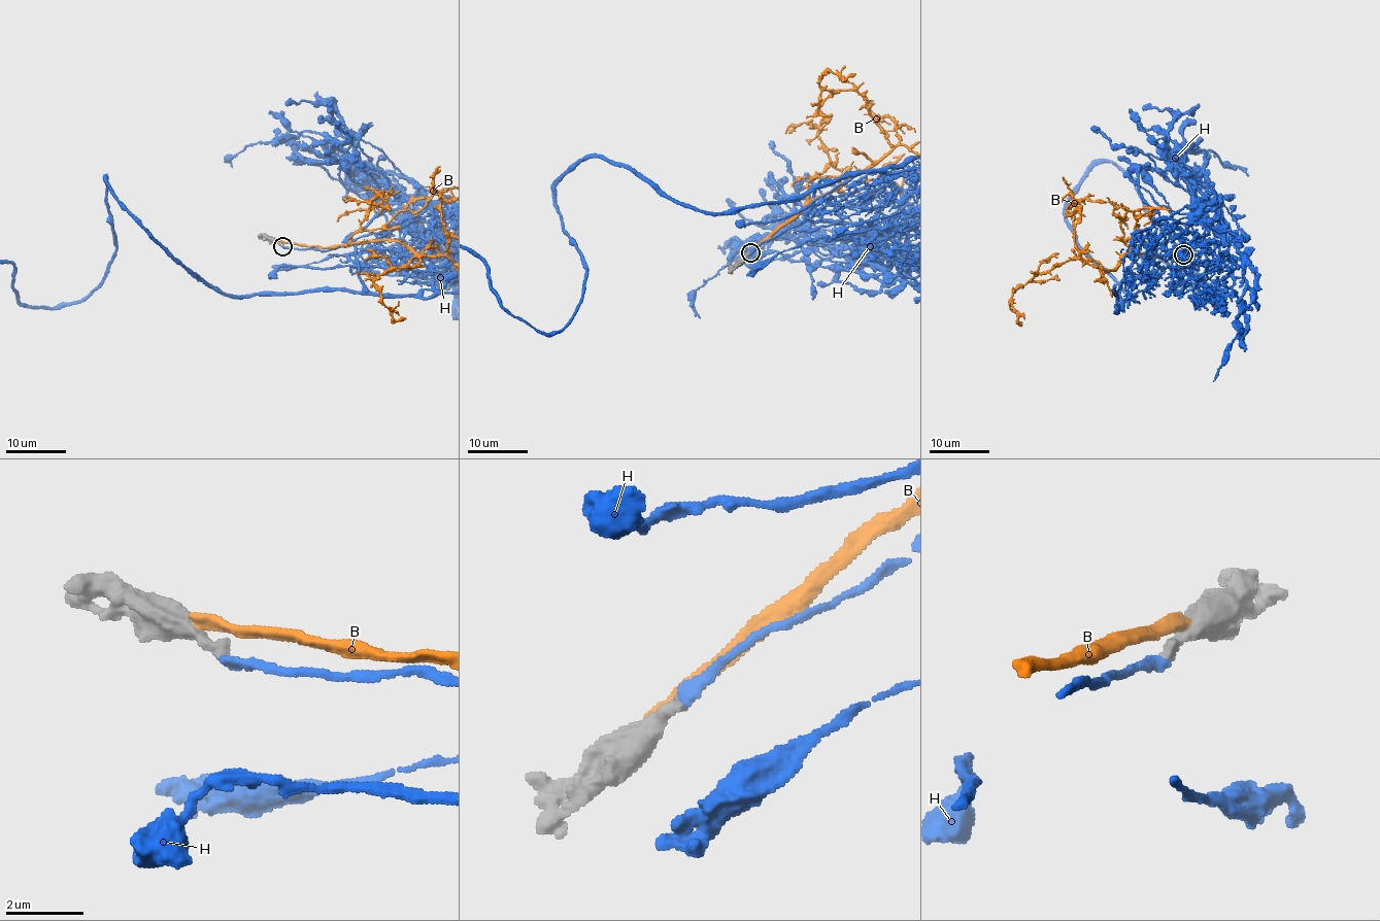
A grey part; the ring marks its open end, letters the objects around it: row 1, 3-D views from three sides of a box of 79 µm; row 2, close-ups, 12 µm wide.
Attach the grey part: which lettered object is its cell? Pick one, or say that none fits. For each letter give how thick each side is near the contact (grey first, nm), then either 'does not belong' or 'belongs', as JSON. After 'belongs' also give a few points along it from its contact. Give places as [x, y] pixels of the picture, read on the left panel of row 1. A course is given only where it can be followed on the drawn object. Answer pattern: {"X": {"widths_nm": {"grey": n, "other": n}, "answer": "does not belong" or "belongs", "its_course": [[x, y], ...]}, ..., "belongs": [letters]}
{"B": {"widths_nm": {"grey": 650, "other": 280}, "answer": "does not belong"}, "H": {"widths_nm": {"grey": 340, "other": 280}, "answer": "belongs"}, "belongs": ["H"]}

